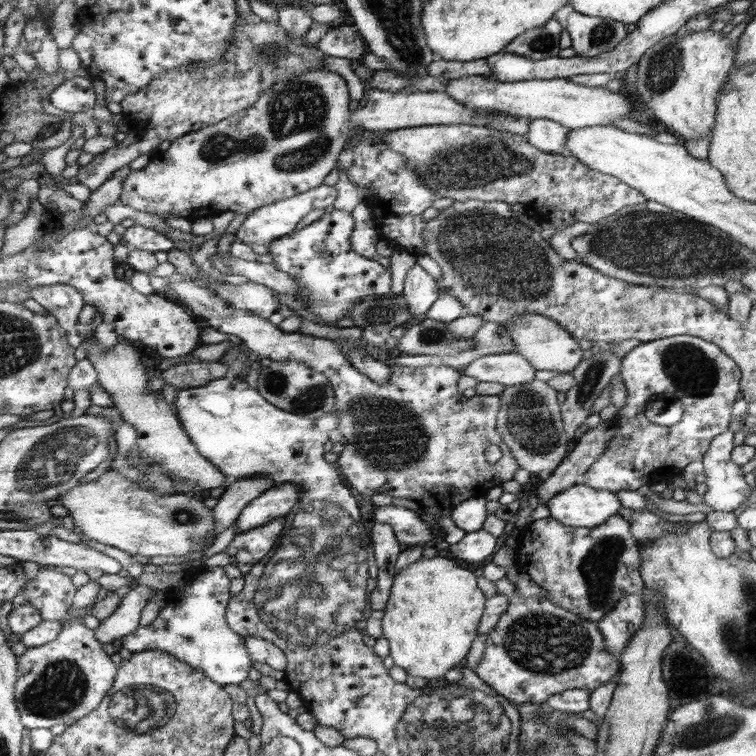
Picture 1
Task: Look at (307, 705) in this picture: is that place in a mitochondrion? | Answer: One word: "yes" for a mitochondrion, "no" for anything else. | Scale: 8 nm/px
no

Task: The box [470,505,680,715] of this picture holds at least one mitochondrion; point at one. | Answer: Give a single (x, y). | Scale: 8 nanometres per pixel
(545, 644)

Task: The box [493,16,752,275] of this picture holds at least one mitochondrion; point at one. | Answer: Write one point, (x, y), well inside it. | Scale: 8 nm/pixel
(664, 66)

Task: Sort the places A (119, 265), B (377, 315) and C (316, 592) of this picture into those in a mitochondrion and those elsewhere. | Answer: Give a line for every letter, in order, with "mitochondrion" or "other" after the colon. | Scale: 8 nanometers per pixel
A: other
B: mitochondrion
C: mitochondrion

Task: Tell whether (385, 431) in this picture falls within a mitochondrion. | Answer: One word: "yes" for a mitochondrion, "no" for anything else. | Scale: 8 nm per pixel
yes

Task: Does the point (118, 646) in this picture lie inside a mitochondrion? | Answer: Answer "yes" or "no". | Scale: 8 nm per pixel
no

